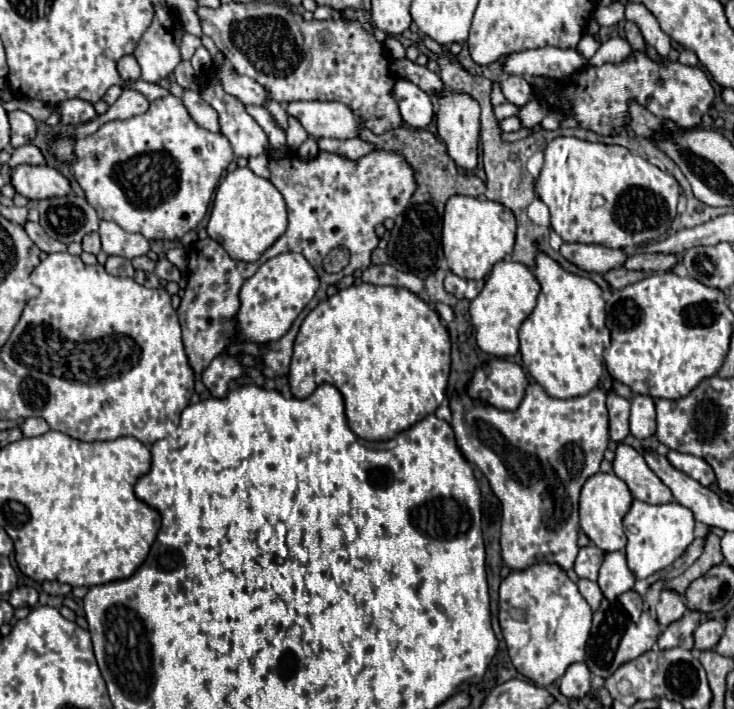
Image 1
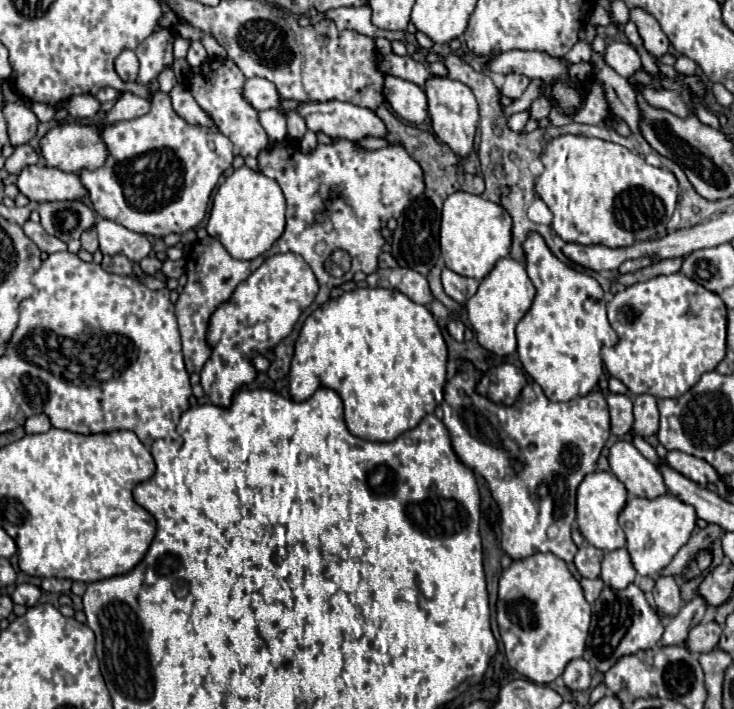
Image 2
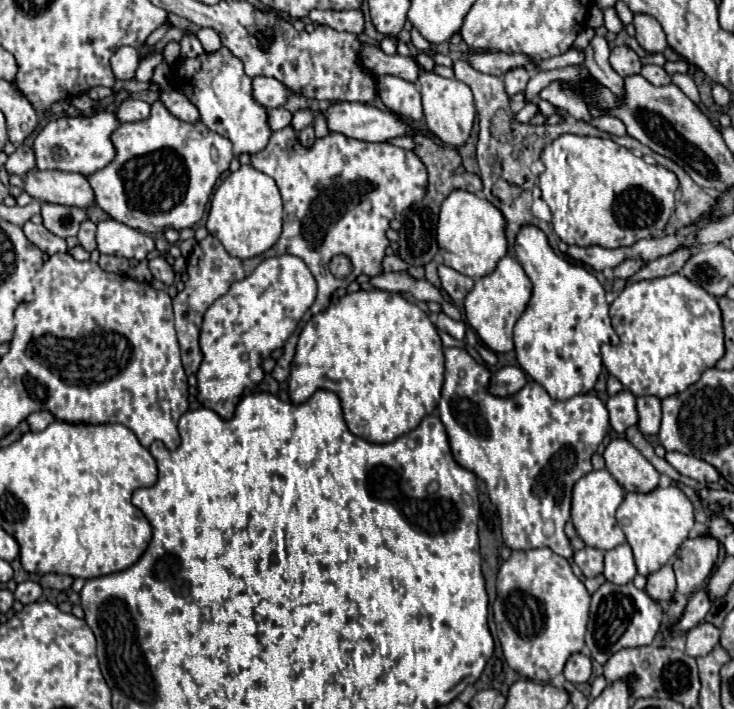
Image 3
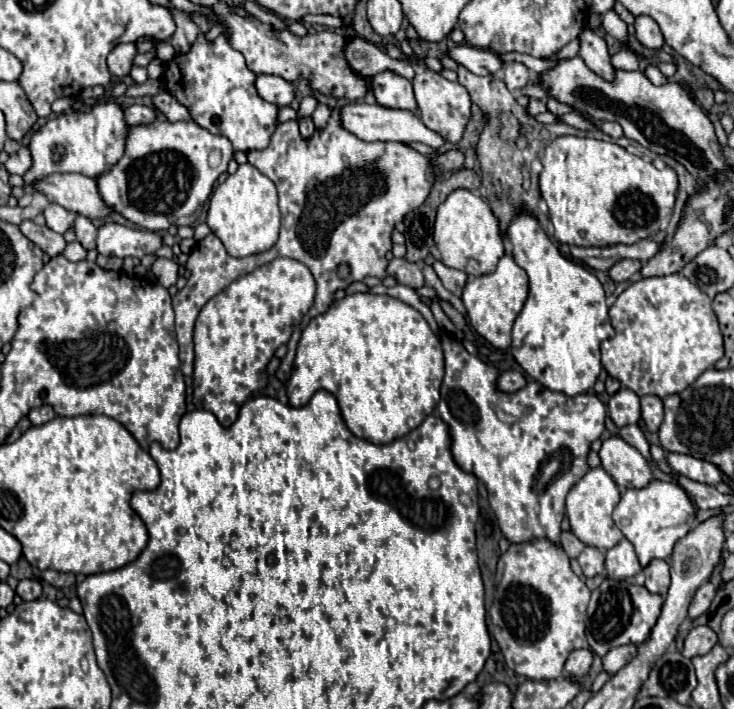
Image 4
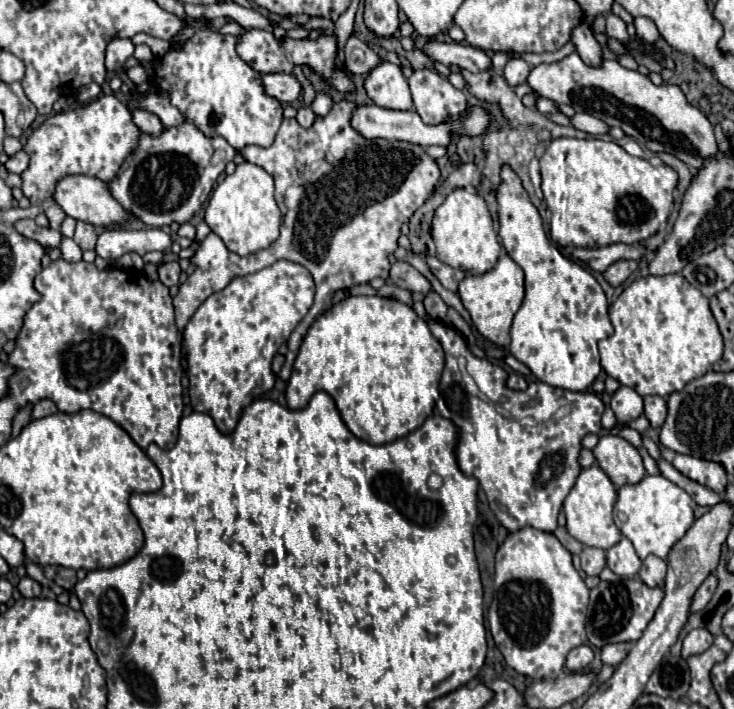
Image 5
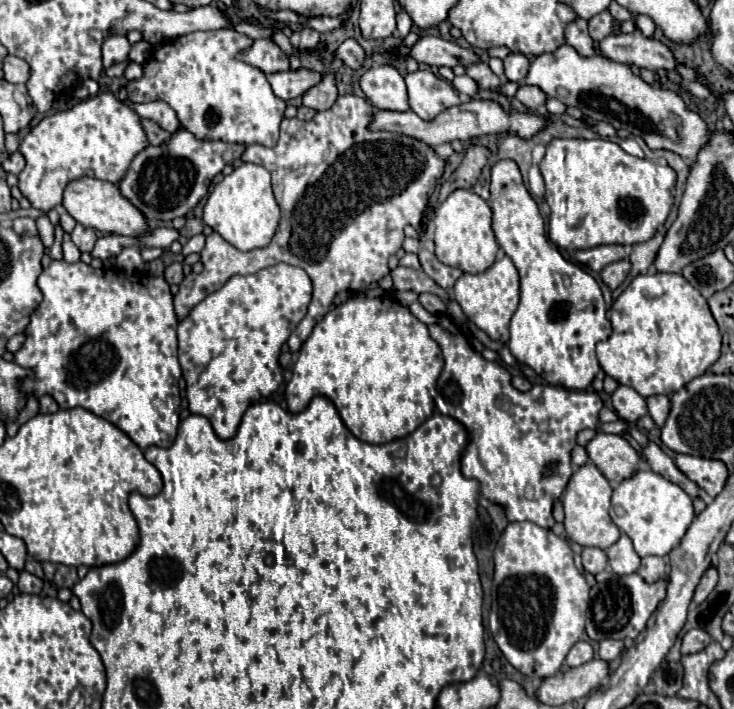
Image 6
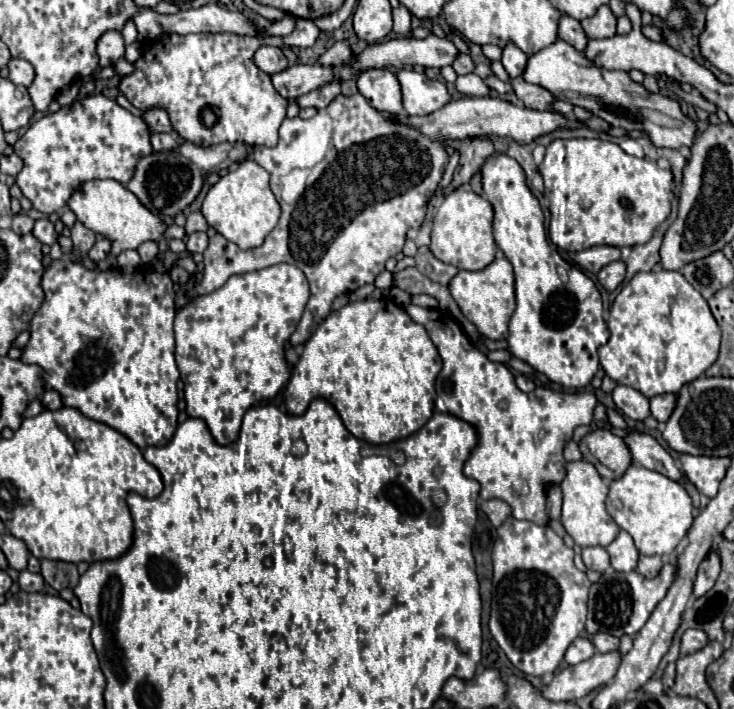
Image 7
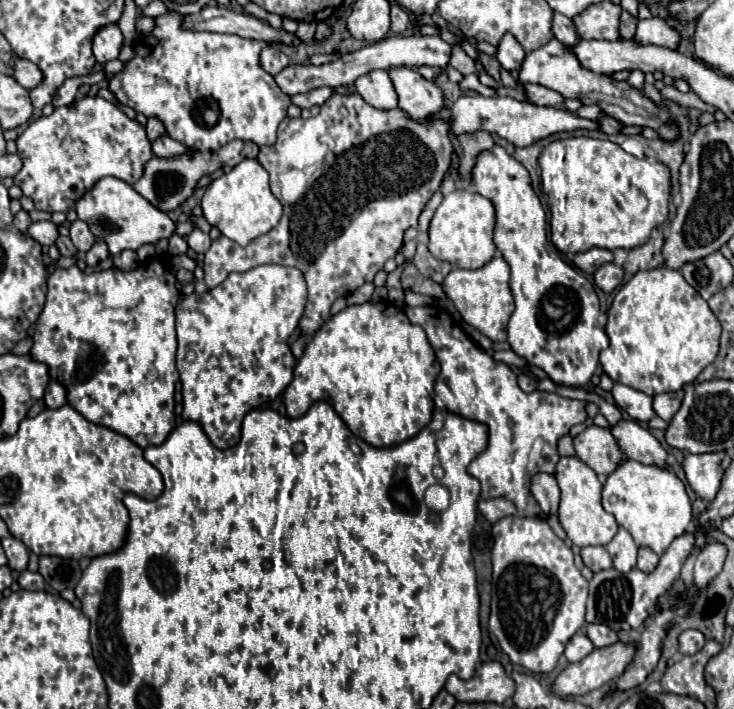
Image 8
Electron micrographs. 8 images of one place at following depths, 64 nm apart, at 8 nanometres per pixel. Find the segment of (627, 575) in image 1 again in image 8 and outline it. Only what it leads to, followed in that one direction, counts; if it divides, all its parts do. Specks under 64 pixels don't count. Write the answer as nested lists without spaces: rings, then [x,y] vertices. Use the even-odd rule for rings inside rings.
[[[618,528],[618,534],[606,544],[606,550],[610,552],[614,560],[614,568],[620,572],[628,572],[636,566],[636,552],[638,546],[634,544],[630,532],[626,528]]]

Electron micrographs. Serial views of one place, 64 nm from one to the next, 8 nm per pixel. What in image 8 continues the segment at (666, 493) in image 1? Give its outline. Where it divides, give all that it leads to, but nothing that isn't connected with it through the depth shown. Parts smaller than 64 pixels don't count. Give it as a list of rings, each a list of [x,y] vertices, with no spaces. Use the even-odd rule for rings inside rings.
[[[590,424],[584,432],[572,438],[576,458],[588,464],[598,476],[608,476],[624,460],[614,436],[596,424]]]

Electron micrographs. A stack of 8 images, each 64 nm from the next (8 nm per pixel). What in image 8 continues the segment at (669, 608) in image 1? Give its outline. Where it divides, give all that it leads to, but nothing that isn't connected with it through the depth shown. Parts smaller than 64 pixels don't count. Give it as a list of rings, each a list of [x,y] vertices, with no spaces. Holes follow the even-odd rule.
[[[640,548],[638,550],[638,568],[642,570],[642,572],[652,572],[654,568],[656,568],[656,564],[658,564],[658,560],[660,560],[660,556],[656,554],[656,552],[652,552],[650,548]]]

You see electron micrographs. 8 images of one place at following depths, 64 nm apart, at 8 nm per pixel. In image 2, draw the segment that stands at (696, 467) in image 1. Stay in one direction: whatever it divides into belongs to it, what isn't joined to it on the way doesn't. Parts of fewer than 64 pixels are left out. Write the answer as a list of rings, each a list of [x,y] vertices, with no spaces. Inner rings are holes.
[[[672,450],[666,454],[666,462],[676,470],[680,472],[682,476],[690,478],[692,482],[700,484],[700,486],[706,486],[706,484],[714,484],[718,482],[718,474],[716,470],[706,462],[706,460],[700,460],[696,456],[690,456],[690,454],[684,454],[684,452],[678,452],[678,450]]]

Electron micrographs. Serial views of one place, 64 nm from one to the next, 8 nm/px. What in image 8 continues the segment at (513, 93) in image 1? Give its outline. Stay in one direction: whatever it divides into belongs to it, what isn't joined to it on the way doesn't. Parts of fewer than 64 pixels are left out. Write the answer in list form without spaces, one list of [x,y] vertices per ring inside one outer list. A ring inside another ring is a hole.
[[[506,32],[502,36],[502,40],[500,40],[500,44],[496,46],[496,58],[502,64],[502,68],[518,70],[522,60],[524,60],[524,56],[526,56],[526,52],[520,46],[520,42],[510,32]]]

